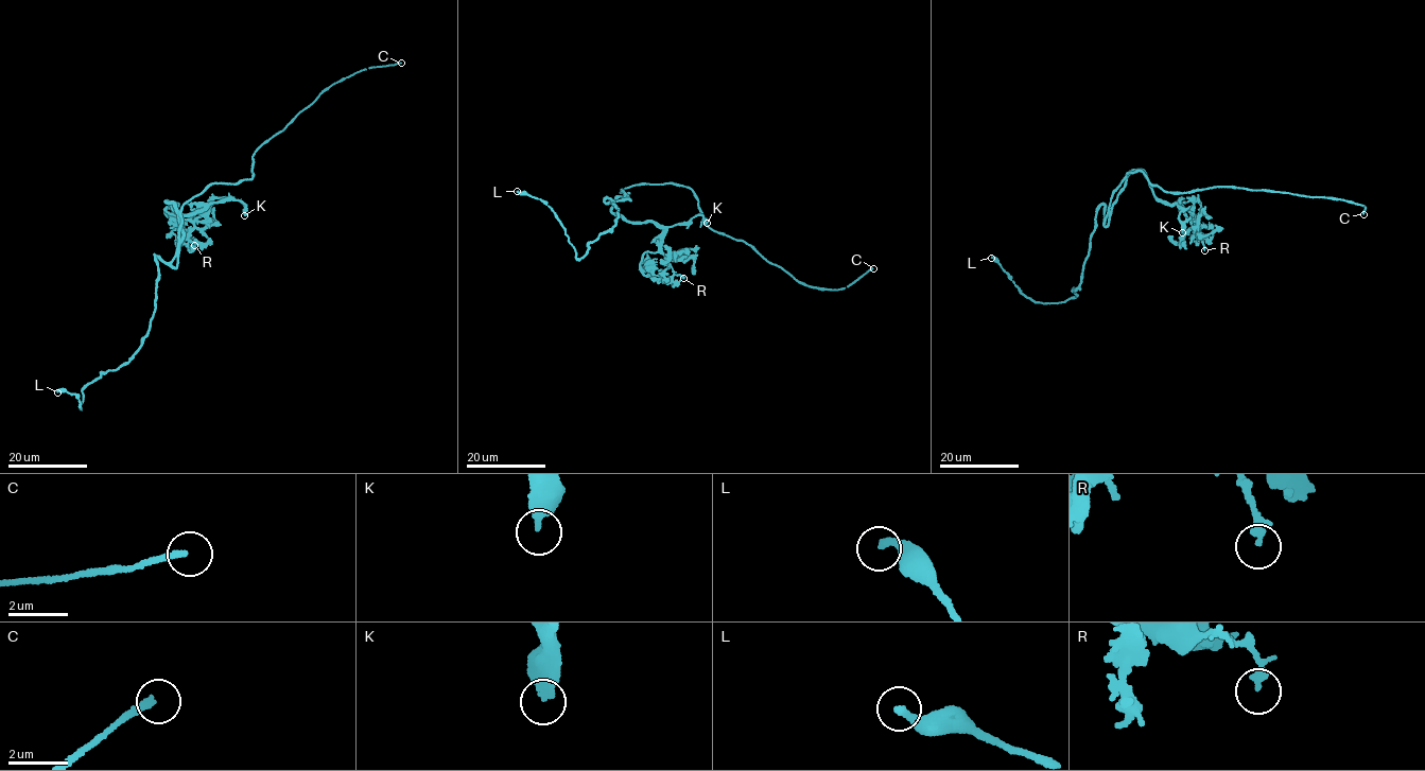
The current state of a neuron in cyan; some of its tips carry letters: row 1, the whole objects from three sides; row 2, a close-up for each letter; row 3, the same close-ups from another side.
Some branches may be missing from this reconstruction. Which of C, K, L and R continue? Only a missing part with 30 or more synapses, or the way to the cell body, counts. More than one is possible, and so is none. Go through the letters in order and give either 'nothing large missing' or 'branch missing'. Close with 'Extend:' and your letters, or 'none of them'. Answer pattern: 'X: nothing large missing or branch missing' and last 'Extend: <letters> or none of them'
C: branch missing
K: nothing large missing
L: nothing large missing
R: nothing large missing
Extend: C

